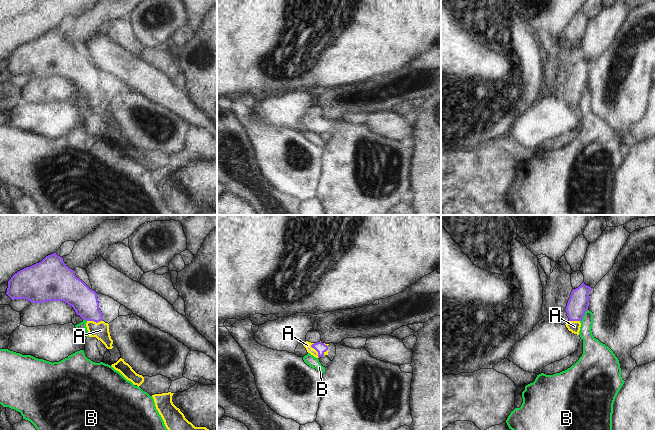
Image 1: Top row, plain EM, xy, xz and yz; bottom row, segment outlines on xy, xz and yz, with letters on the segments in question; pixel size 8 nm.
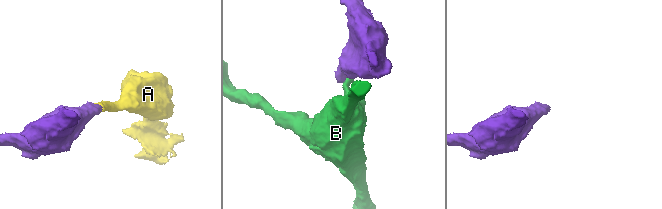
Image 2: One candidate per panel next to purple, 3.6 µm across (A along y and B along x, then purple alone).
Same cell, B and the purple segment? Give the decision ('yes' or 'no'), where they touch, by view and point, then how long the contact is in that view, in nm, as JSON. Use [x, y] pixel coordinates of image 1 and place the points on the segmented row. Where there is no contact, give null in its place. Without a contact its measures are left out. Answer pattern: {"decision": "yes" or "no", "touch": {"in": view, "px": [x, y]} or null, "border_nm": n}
{"decision": "no", "touch": {"in": "yz", "px": [584, 314]}, "border_nm": 120}

